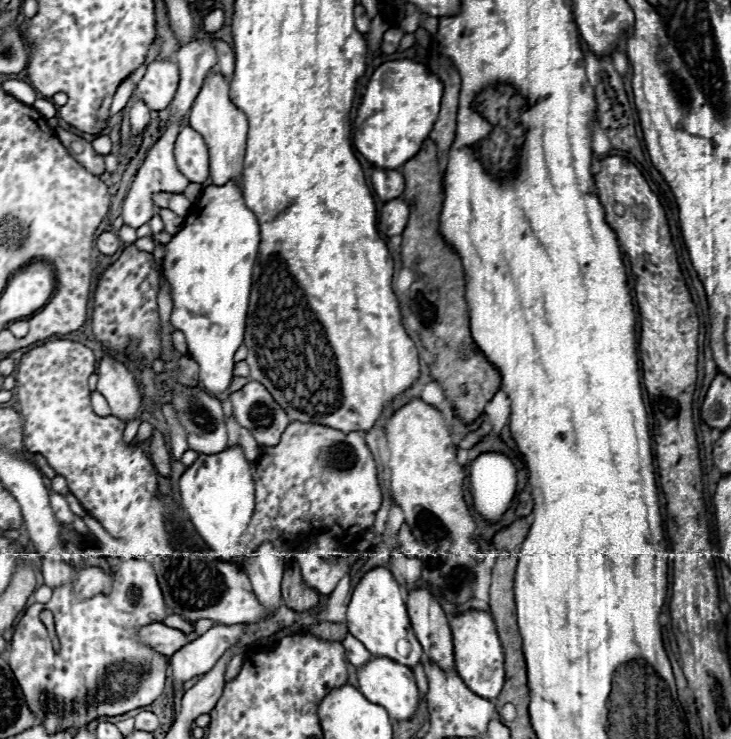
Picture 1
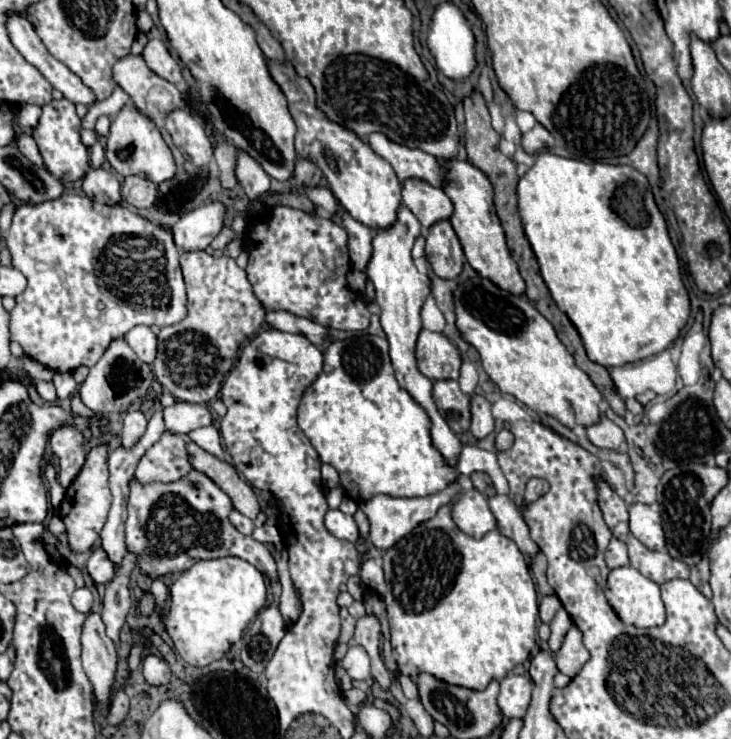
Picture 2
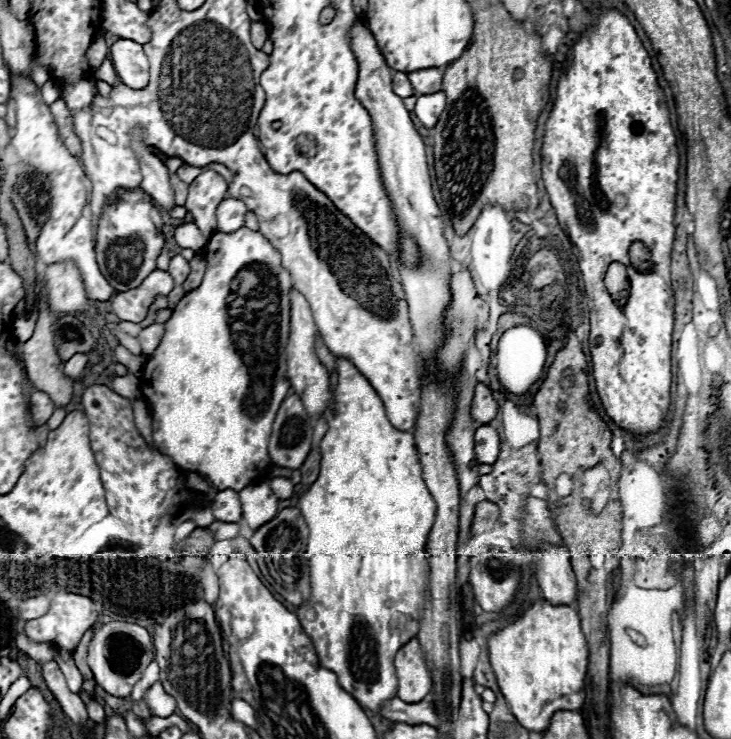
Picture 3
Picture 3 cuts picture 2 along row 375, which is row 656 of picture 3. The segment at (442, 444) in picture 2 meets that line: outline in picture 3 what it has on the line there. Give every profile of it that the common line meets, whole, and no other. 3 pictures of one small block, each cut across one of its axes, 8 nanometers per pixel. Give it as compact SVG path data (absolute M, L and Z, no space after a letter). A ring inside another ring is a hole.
M416 638L408 640L396 654L394 660L396 676L398 676L398 688L396 694L404 702L420 702L430 690L430 676L428 668L420 650L420 644Z

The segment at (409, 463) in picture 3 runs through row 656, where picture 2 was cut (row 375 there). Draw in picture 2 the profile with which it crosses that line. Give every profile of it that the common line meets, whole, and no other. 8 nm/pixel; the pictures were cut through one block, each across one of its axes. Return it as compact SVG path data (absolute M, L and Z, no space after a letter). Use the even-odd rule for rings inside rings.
M360 334L360 336L332 342L326 348L324 370L302 396L298 408L298 426L316 448L320 460L338 470L344 492L358 504L370 500L376 494L386 494L394 498L430 496L432 492L444 490L446 484L450 484L452 480L460 476L470 476L472 472L486 472L492 478L496 492L508 494L508 482L498 466L494 452L466 444L454 468L444 464L444 458L432 446L430 440L428 414L414 402L414 398L406 390L398 386L388 356L388 342L386 338L380 336Z

